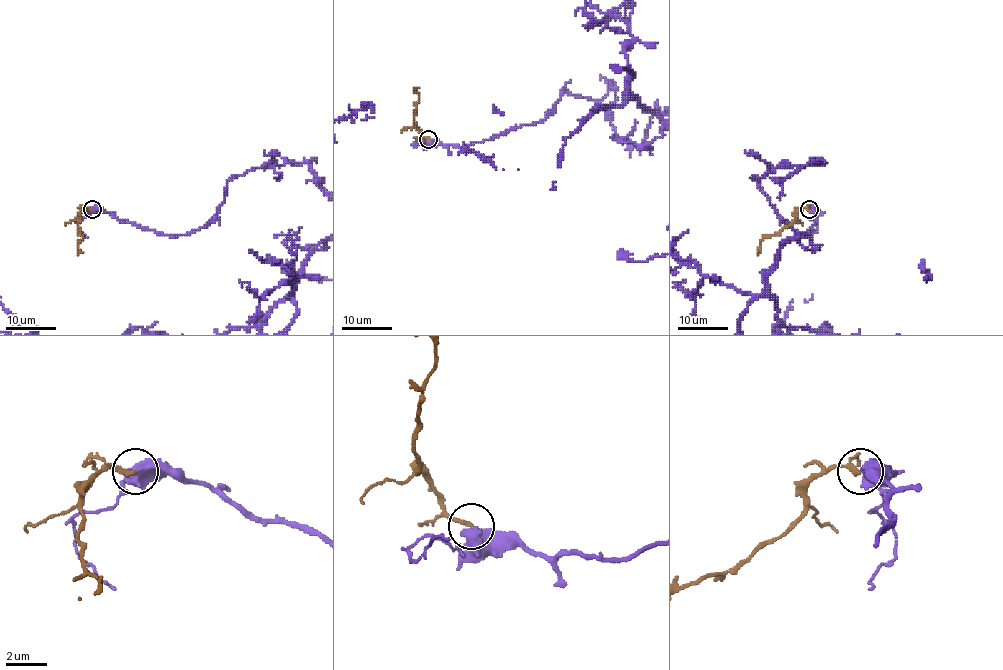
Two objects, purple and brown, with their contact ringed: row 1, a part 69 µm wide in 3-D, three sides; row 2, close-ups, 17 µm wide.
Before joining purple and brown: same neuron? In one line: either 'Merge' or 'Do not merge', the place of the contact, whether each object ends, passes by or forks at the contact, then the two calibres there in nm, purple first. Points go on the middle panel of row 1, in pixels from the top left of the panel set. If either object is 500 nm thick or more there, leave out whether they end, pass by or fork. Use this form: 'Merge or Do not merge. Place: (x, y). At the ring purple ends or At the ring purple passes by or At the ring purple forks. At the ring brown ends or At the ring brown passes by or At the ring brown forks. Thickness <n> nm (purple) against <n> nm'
Merge. Place: (428, 139). Thickness 700 nm (purple) against 200 nm

